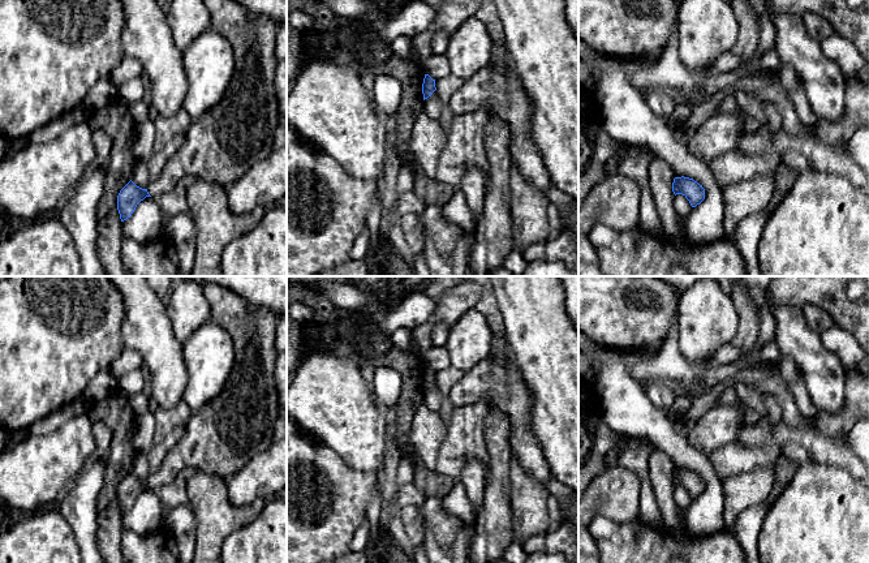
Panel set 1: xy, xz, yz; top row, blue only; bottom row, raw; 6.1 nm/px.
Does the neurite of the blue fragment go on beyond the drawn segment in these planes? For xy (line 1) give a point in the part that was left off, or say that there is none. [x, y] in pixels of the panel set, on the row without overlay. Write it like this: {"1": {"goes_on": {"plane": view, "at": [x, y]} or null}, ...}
{"1": {"goes_on": {"plane": "xy", "at": [223, 435]}}}

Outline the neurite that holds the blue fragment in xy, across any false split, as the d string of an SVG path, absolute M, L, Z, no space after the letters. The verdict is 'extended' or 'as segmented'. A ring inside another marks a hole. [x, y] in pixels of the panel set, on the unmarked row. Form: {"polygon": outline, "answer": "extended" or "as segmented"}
{"polygon": "M215 283L202 285L203 295L211 309L211 321L223 327L233 339L235 364L221 392L193 412L185 425L185 434L178 443L171 446L163 463L155 467L149 478L142 481L132 472L120 482L117 487L117 502L121 513L134 504L137 497L146 489L158 489L175 480L178 472L185 469L202 470L216 474L224 480L237 473L254 456L266 451L274 442L275 425L280 418L280 403L275 384L275 360L278 351L275 347L275 331L278 315L271 310L254 305L242 296L223 288Z", "answer": "extended"}

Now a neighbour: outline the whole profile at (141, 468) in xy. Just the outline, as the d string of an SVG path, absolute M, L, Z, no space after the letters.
M137 454L135 459L134 459L134 464L132 468L132 473L142 480L142 481L147 481L151 470L154 468L150 465L149 460L147 460L147 455L146 454Z

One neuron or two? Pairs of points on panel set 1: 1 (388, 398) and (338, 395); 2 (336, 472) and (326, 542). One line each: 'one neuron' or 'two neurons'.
1: two neurons
2: one neuron

